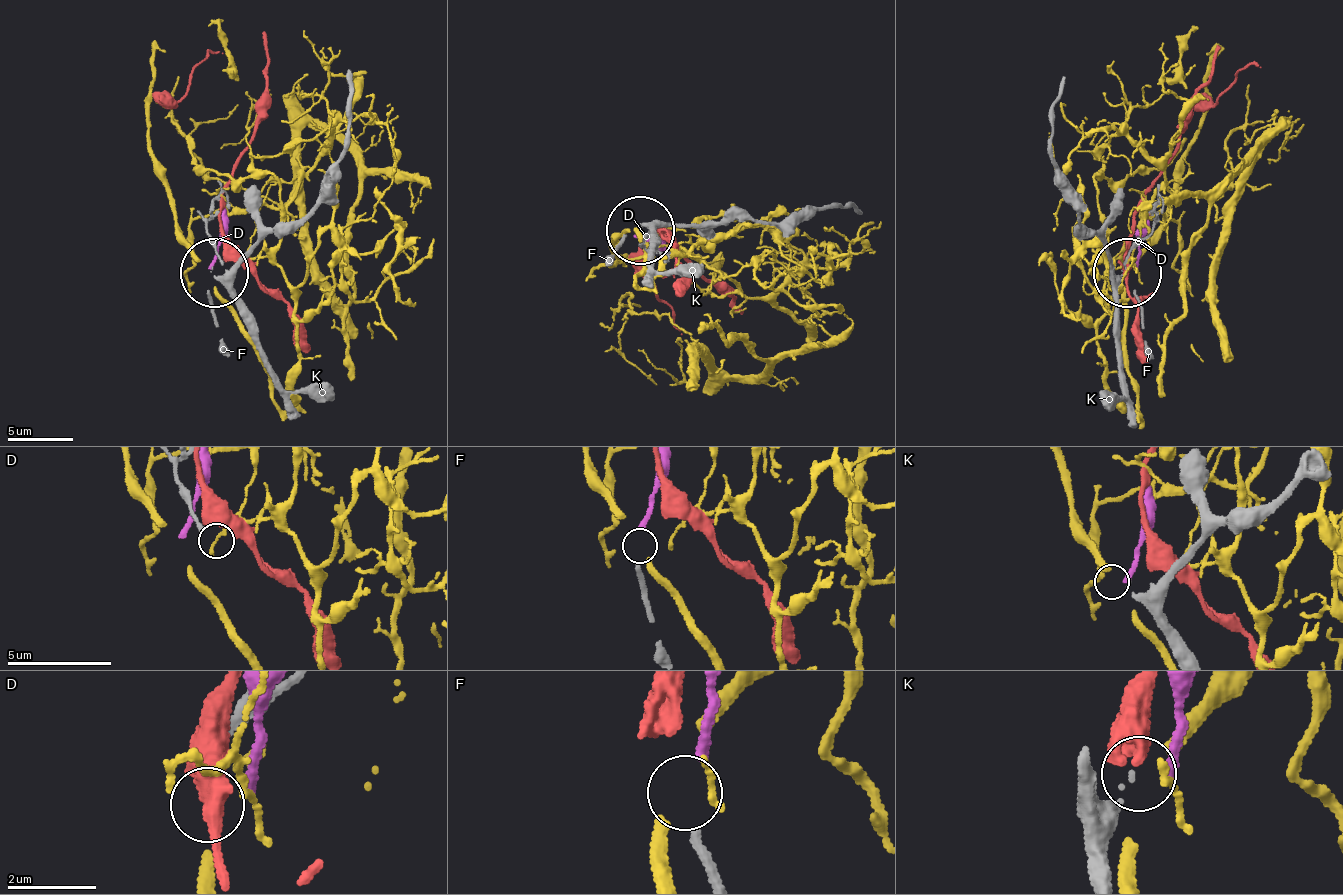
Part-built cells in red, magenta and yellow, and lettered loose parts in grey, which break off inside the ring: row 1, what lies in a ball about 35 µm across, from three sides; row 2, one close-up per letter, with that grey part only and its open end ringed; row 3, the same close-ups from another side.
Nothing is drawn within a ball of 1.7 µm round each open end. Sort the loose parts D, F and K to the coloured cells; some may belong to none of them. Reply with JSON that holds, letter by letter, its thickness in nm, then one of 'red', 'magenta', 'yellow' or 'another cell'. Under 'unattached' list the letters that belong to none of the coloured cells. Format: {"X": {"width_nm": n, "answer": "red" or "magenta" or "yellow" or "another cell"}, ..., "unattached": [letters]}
{"D": {"width_nm": 170, "answer": "another cell"}, "F": {"width_nm": 220, "answer": "magenta"}, "K": {"width_nm": 40, "answer": "another cell"}, "unattached": ["D", "K"]}

